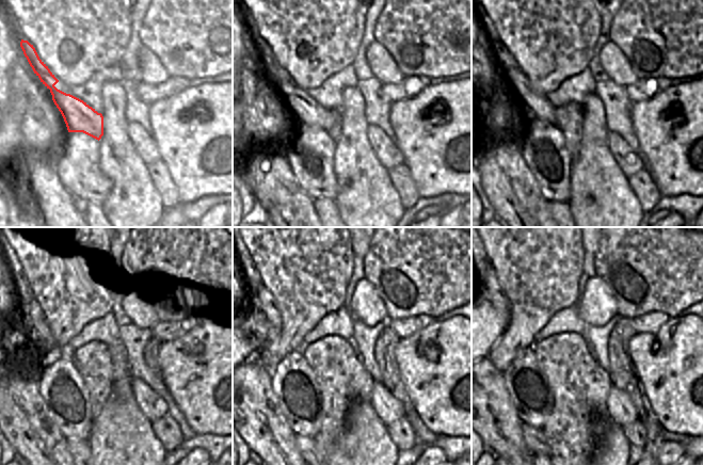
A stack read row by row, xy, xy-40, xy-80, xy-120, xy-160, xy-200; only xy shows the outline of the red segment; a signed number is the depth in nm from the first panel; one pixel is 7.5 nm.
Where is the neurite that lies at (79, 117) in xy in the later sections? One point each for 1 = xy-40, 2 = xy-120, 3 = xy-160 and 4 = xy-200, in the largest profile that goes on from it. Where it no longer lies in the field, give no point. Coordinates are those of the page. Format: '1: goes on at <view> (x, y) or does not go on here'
1: goes on at xy-40 (307, 111)
2: goes on at xy-120 (31, 311)
3: goes on at xy-160 (261, 302)
4: goes on at xy-200 (493, 292)

